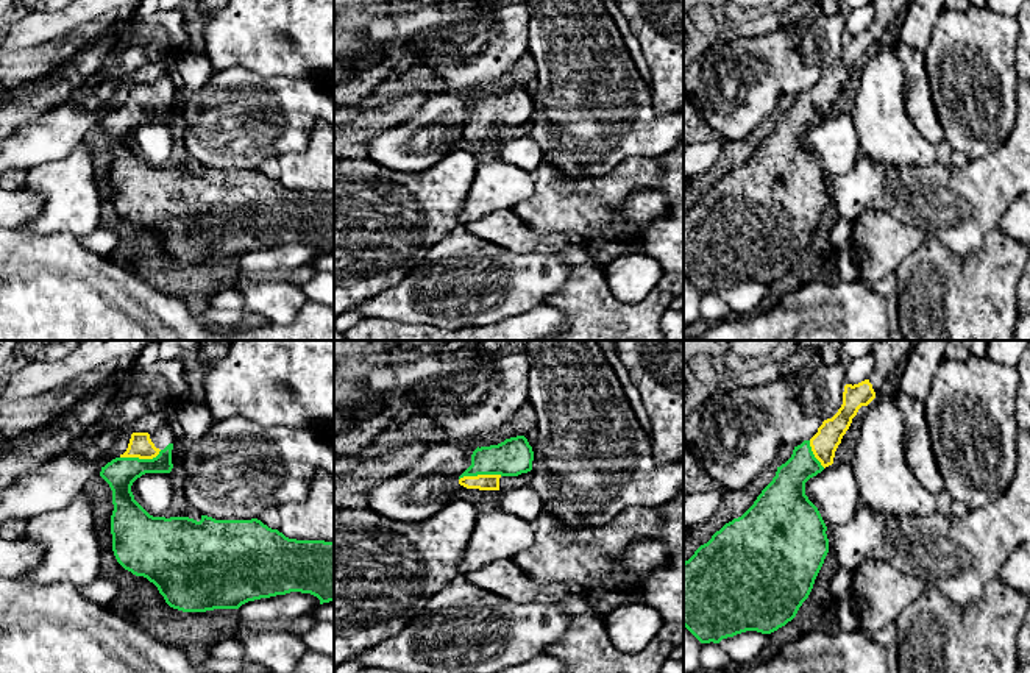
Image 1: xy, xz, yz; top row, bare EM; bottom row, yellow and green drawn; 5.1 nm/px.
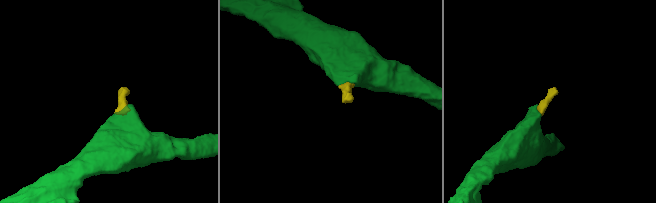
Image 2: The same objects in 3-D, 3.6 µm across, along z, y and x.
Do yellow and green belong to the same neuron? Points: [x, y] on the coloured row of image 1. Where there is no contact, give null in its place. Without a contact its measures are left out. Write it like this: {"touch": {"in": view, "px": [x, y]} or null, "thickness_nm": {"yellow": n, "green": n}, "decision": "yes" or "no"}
{"touch": {"in": "xy", "px": [141, 458]}, "thickness_nm": {"yellow": 120, "green": 160}, "decision": "yes"}

